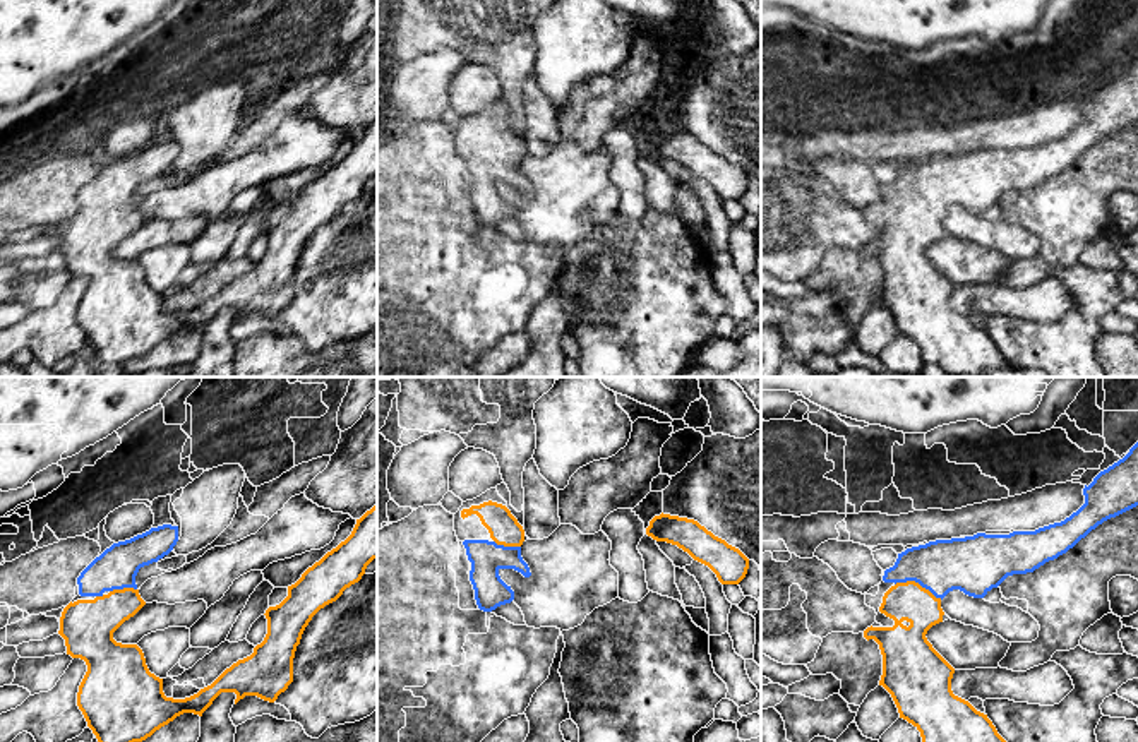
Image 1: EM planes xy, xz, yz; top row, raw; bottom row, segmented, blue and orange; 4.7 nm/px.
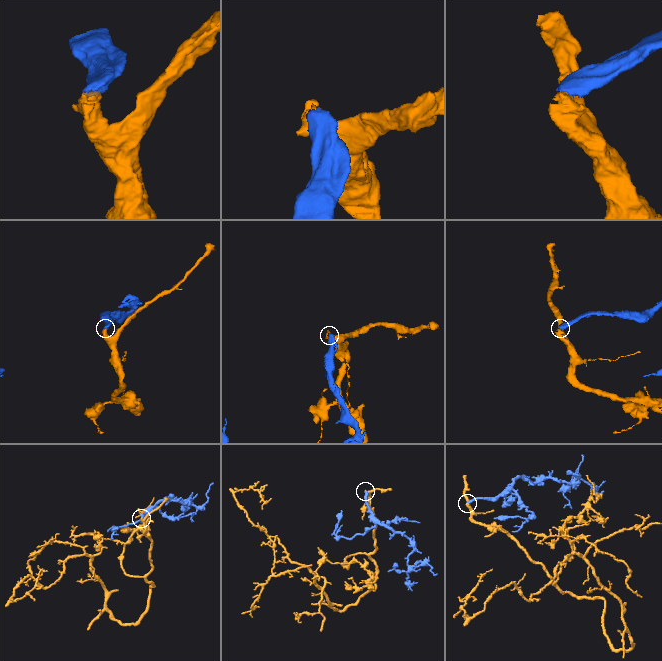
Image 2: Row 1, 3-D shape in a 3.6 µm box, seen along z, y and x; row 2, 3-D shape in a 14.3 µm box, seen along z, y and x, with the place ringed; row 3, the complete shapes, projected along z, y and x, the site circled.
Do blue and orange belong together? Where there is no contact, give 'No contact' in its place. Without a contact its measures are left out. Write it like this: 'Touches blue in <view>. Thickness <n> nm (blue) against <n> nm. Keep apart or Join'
Touches blue in yz. Thickness 260 nm (blue) against 180 nm. Join

